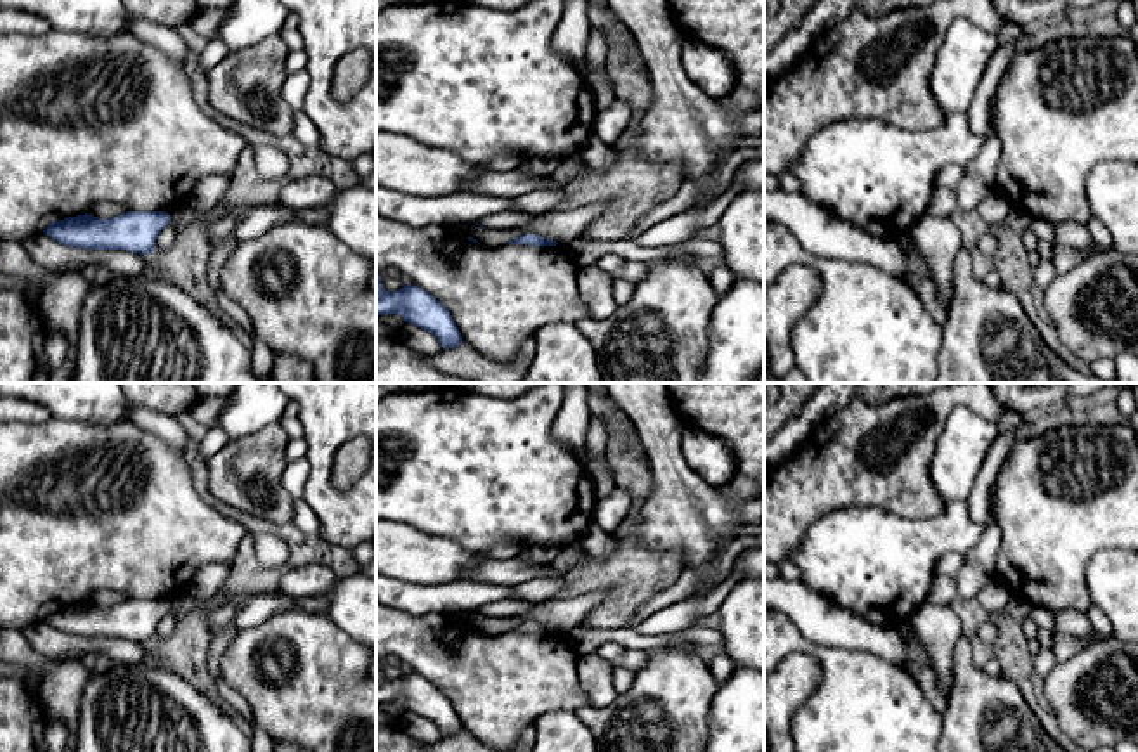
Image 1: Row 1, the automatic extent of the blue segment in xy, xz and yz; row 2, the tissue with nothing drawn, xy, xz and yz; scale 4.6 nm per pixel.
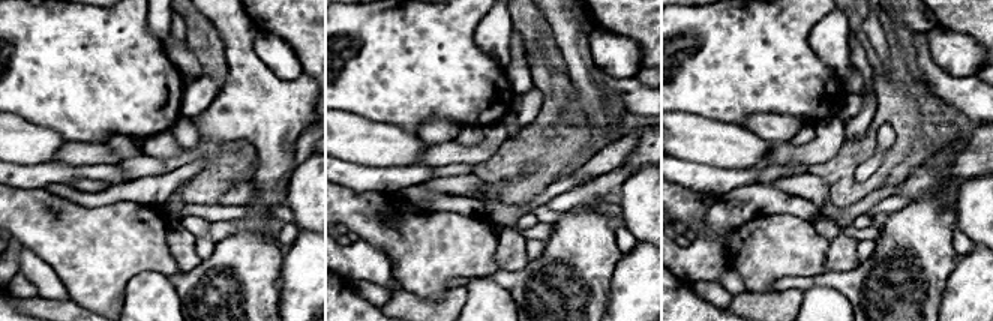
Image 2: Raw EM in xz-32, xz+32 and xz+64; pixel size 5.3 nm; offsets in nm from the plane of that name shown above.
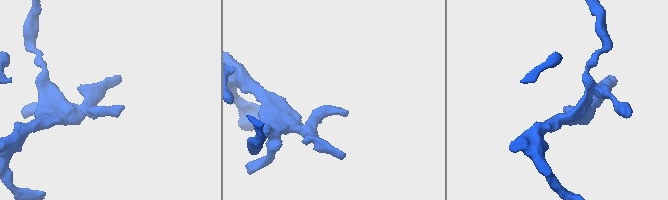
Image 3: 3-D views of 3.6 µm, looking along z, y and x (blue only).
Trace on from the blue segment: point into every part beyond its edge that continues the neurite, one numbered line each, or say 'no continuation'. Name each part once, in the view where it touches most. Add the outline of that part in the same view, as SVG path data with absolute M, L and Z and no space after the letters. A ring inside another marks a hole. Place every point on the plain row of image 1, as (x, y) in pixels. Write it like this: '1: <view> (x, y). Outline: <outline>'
no continuation

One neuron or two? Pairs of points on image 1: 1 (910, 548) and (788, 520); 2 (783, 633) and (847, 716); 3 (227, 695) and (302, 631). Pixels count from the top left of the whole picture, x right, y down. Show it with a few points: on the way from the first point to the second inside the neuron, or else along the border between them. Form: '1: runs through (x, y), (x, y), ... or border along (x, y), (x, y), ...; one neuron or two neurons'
1: border along (847, 506), (823, 513), (806, 531), (788, 558); two neurons
2: runs through (808, 647), (816, 650), (847, 681), (847, 692); one neuron
3: border along (219, 676), (246, 700), (255, 725); two neurons

